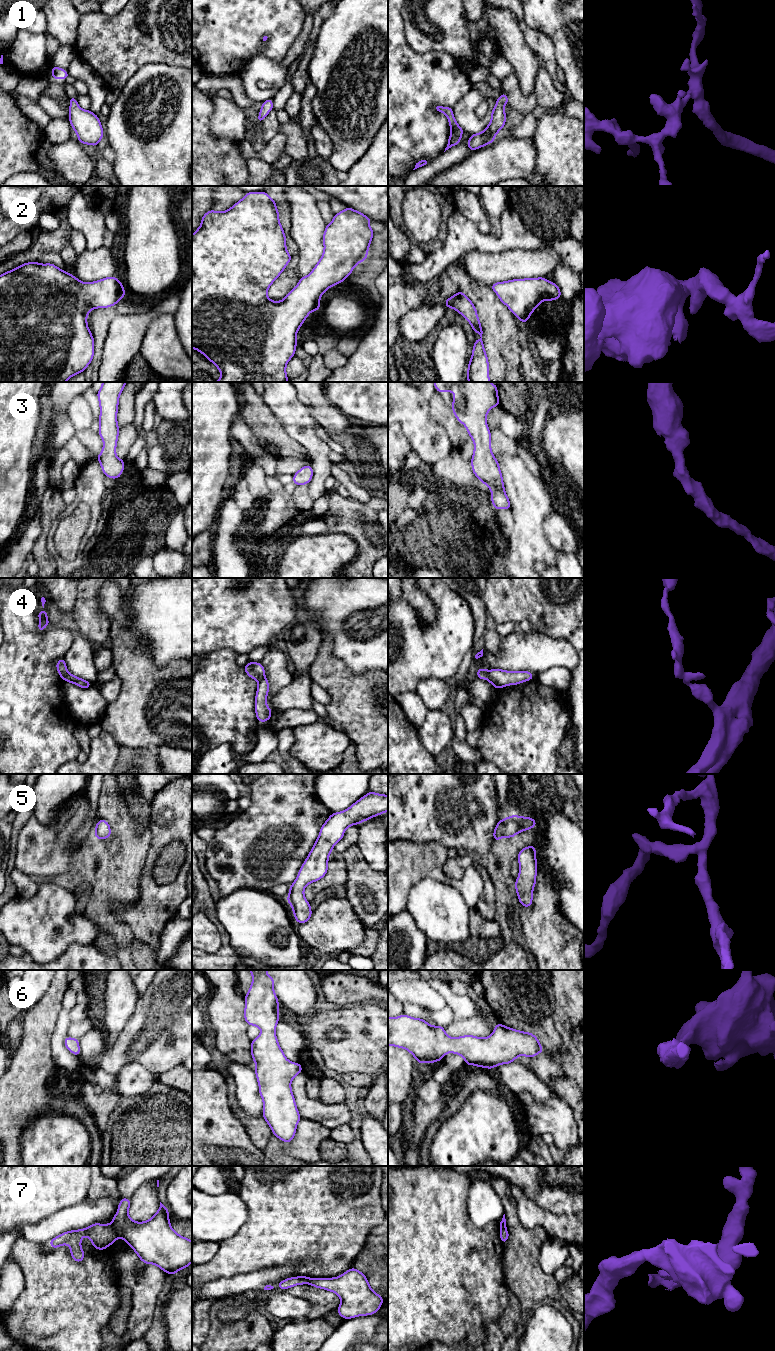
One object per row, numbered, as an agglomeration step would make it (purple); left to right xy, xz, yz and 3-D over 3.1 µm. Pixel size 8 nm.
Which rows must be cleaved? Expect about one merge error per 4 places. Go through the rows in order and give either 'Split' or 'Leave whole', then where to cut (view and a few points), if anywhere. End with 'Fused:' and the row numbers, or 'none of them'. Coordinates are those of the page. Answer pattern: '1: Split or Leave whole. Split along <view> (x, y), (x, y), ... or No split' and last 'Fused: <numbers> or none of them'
1: Leave whole. No split
2: Leave whole. No split
3: Leave whole. No split
4: Split. Split along xy (67, 671), (63, 679)
5: Leave whole. No split
6: Leave whole. No split
7: Split. Split along xy (110, 1224), (118, 1236)
Fused: 4, 7

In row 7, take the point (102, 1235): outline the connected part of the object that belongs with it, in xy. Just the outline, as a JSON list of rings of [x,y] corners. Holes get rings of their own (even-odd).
[[[94,1223],[84,1229],[64,1232],[48,1242],[51,1244],[51,1249],[67,1244],[70,1247],[72,1259],[82,1262],[85,1253],[81,1248],[81,1238],[85,1236],[89,1237],[92,1246],[98,1250],[106,1249],[118,1238],[118,1234],[111,1224]]]

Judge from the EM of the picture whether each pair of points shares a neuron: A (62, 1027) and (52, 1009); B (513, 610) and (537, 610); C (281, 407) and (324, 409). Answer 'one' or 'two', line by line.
A: two
B: one
C: two

